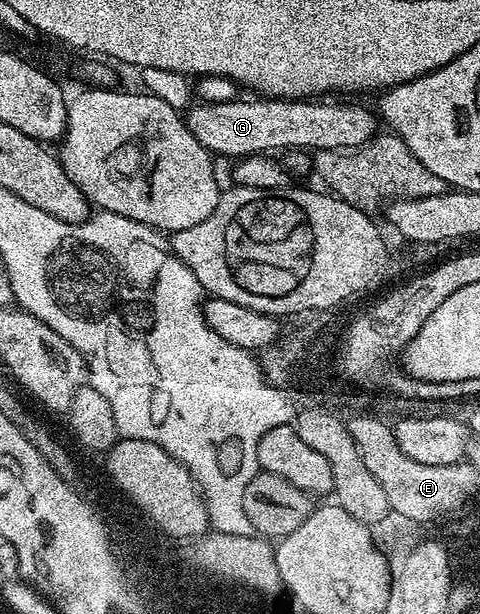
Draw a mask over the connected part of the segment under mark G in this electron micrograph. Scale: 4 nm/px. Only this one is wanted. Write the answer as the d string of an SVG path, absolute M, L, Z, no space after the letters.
M238 97L222 103L194 102L194 107L184 112L187 129L195 141L203 145L214 156L264 155L287 151L349 151L352 147L362 147L368 139L379 131L379 119L372 110L356 107L353 103L325 103L329 101L310 101L308 99L275 99L272 97Z

